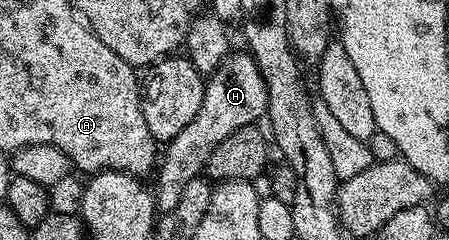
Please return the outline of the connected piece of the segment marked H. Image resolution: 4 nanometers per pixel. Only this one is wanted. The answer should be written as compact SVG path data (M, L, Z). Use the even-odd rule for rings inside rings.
M230 51L223 63L206 79L203 106L199 106L199 114L195 114L188 126L164 145L155 168L157 185L152 185L151 188L158 213L175 210L187 182L204 173L205 164L211 158L215 146L219 146L219 142L231 138L235 130L256 125L257 119L260 116L262 119L268 113L269 99L265 79L259 74L259 66L248 51L240 51Z

